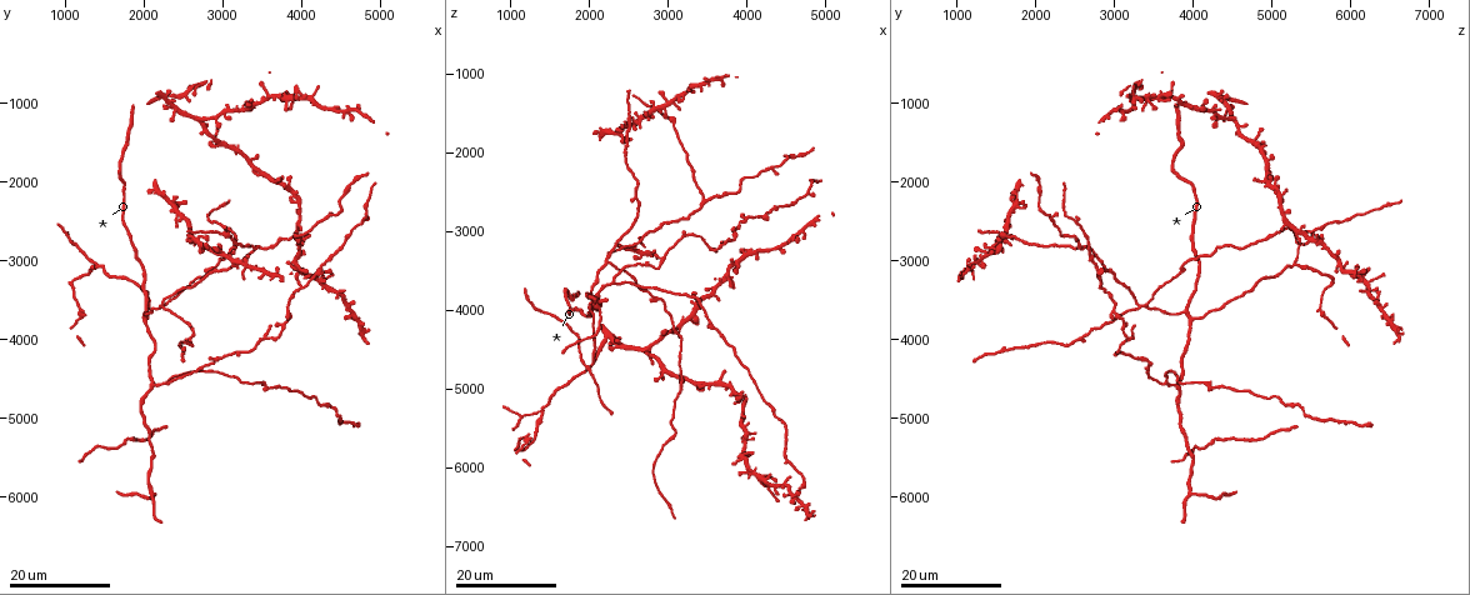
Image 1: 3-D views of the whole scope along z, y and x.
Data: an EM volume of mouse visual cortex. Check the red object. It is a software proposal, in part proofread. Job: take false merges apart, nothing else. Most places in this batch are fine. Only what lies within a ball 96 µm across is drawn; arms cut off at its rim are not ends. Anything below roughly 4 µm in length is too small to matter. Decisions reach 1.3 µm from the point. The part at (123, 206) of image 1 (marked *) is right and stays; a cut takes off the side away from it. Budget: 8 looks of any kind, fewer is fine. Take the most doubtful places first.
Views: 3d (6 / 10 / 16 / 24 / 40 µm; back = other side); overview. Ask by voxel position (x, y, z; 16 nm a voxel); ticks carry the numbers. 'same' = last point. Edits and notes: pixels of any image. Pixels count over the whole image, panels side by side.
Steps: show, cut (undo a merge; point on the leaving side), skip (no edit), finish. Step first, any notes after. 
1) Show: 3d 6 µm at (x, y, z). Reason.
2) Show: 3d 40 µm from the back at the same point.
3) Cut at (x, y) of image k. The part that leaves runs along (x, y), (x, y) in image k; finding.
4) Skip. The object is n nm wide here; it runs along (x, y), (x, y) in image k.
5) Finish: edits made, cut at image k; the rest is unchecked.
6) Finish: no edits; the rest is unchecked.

Show: 3d 16 µm at (1400, 3050, 5300). Branch point.

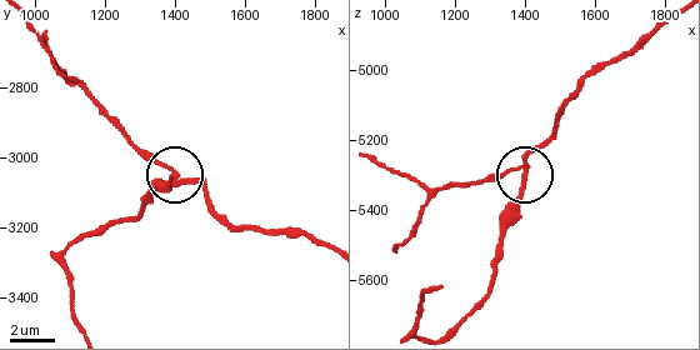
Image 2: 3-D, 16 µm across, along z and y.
Show: 3d 10 µm at (1400, 3040, 5290). Closer look.

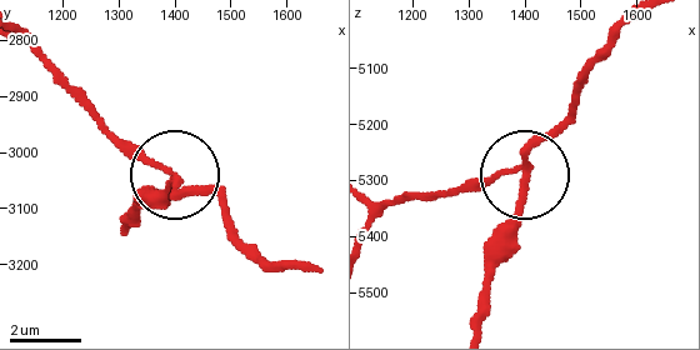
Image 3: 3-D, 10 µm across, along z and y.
Skip. The object is 180 nm wide here; it runs along (625, 25), (535, 143), (524, 175), (500, 171), (440, 196) in image 3; one neuron here.

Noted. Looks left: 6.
Show: 3d 24 µm at (3550, 3950, 3200). Three arms meet.

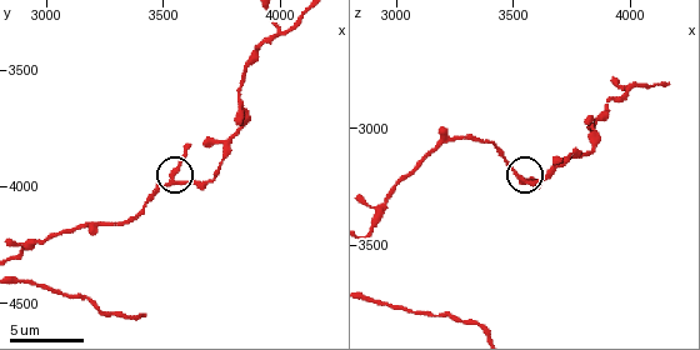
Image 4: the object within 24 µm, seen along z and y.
Show: 3d 6 µm at (3570, 3980, 3230). Closer look.

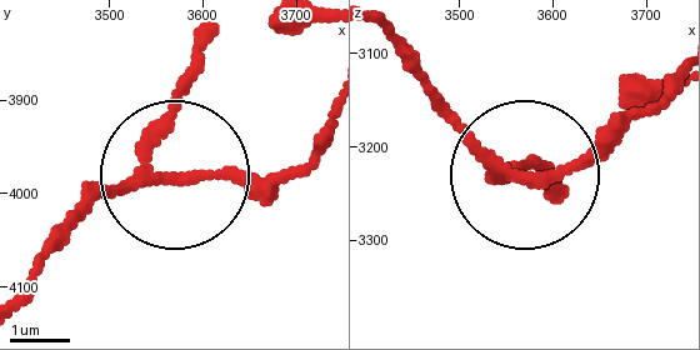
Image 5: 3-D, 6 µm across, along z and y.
Skip. 3 arms meet here; it runs along (20, 283), (109, 198), (169, 179), (299, 179) in image 5; one neuron here.

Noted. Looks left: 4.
Show: 3d 24 µm at (2100, 4550, 3800). Three-way junction.

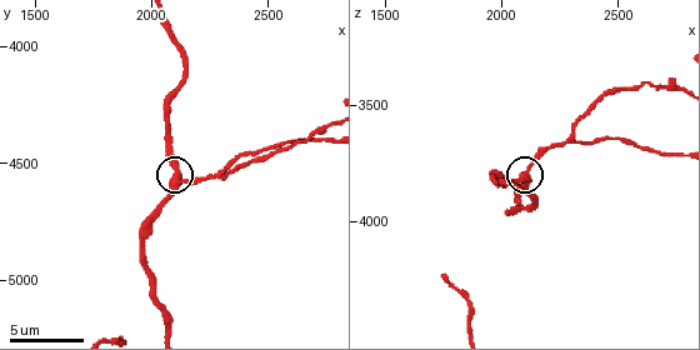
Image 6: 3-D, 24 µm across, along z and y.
Show: 3d 10 µm at (2120, 4600, 3790).

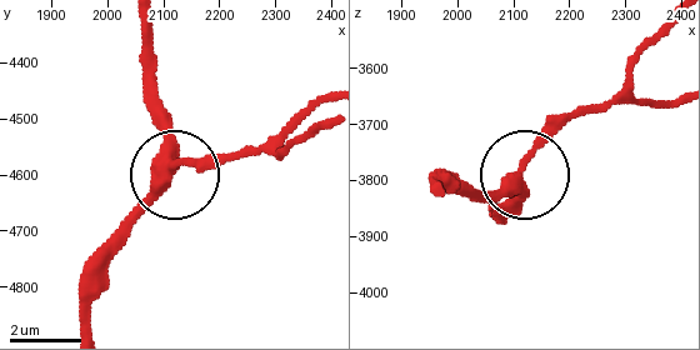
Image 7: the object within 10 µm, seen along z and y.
Show: 3d 10 µm from the back at (2110, 4590, 3790).

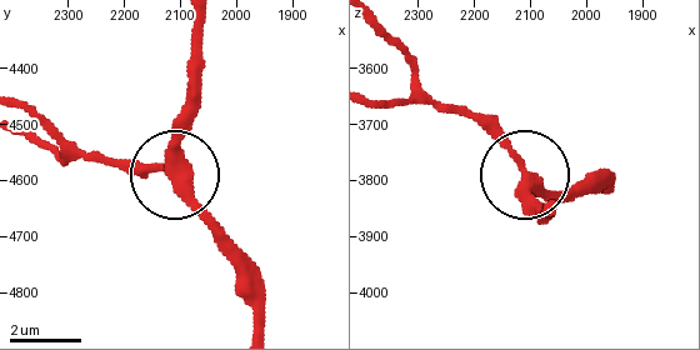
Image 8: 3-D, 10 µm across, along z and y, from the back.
Skip. 3 arms meet here; it runs along (194, 24), (194, 121), (179, 185), (226, 235) in image 8; one neuron here.

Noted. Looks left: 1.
Finish: no edits; the rest is unchecked.

